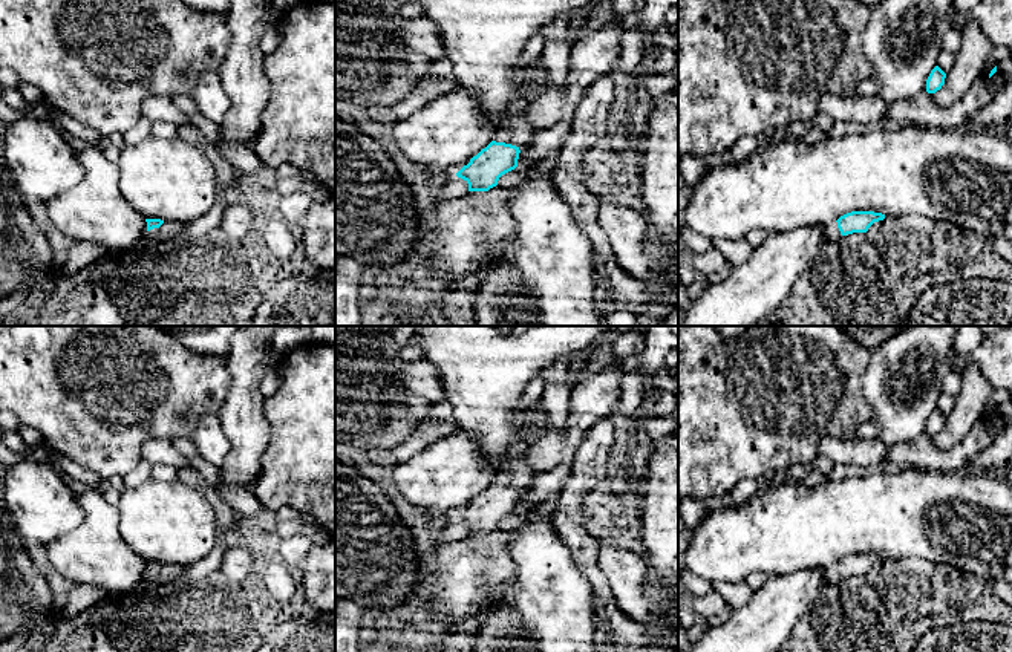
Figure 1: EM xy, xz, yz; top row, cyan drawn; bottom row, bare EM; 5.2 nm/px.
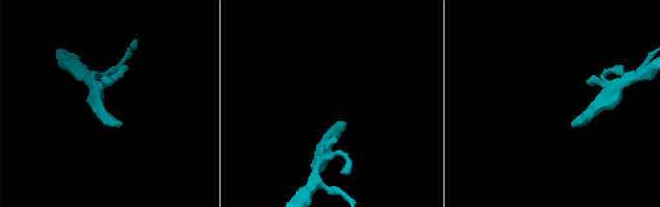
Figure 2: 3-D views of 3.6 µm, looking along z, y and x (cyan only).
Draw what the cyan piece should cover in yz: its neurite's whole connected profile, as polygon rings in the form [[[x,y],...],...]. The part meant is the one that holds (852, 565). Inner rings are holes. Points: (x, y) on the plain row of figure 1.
[[[851,554],[841,559],[836,565],[830,565],[822,569],[822,577],[827,585],[839,586],[841,582],[853,575],[867,575],[868,571],[879,563],[883,563],[885,557],[874,554]]]

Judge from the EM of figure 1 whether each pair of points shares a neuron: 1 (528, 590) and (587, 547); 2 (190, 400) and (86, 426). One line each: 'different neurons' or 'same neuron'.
1: different neurons
2: same neuron

